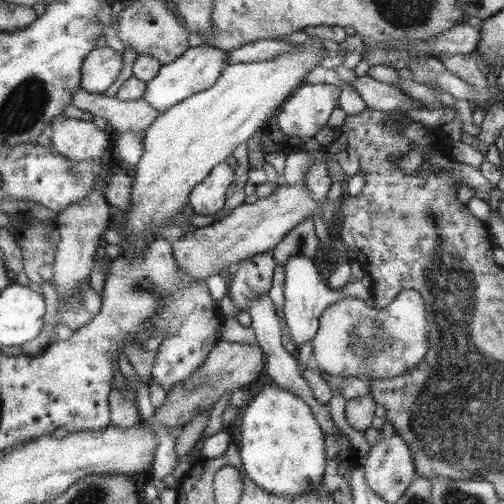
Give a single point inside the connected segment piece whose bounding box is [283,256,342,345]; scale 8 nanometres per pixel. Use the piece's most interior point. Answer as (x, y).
(306, 296)

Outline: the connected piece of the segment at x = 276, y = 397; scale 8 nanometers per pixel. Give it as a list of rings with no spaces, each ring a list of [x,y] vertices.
[[[275,384],[262,386],[247,404],[241,424],[240,460],[244,472],[261,490],[291,500],[322,486],[325,470],[323,431],[310,408],[295,394]]]

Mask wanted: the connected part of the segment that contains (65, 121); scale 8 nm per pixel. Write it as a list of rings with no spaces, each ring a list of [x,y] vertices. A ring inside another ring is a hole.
[[[59,116],[53,120],[51,146],[71,160],[103,158],[112,144],[112,136],[99,130],[92,121]]]

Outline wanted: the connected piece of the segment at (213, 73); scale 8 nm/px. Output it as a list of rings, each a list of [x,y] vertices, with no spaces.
[[[207,45],[190,48],[175,62],[164,64],[161,67],[159,74],[147,83],[147,92],[144,99],[153,108],[157,108],[160,114],[165,114],[169,108],[173,108],[190,96],[213,86],[213,83],[219,77],[219,73],[226,66],[225,59],[227,59],[227,54],[228,52]]]

